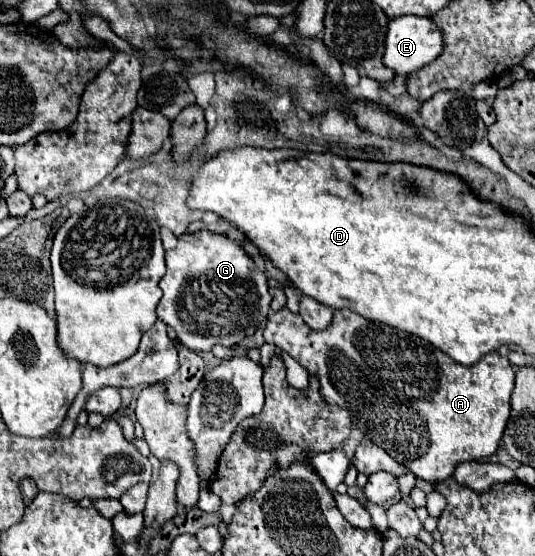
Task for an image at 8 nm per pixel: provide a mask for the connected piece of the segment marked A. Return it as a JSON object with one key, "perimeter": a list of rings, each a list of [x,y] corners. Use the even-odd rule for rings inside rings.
{"perimeter":[[[284,307],[268,317],[264,341],[274,343],[294,357],[310,375],[318,379],[320,393],[330,405],[348,409],[352,423],[364,435],[368,435],[378,447],[386,449],[390,457],[394,457],[422,481],[440,483],[452,477],[460,463],[490,457],[500,445],[506,421],[510,417],[514,369],[510,361],[498,353],[486,355],[480,361],[480,369],[474,371],[476,367],[454,363],[434,345],[394,327],[372,323],[350,309],[334,311],[332,323],[326,329],[316,331],[308,327],[300,315]]]}

